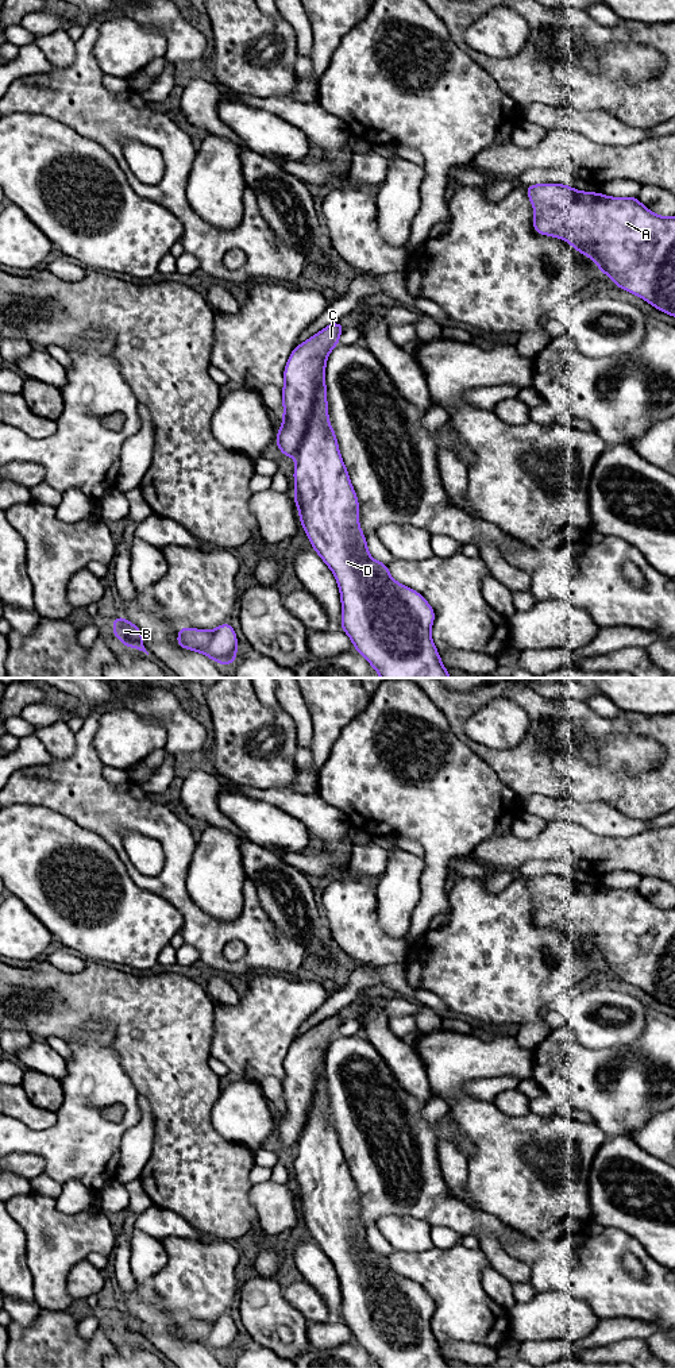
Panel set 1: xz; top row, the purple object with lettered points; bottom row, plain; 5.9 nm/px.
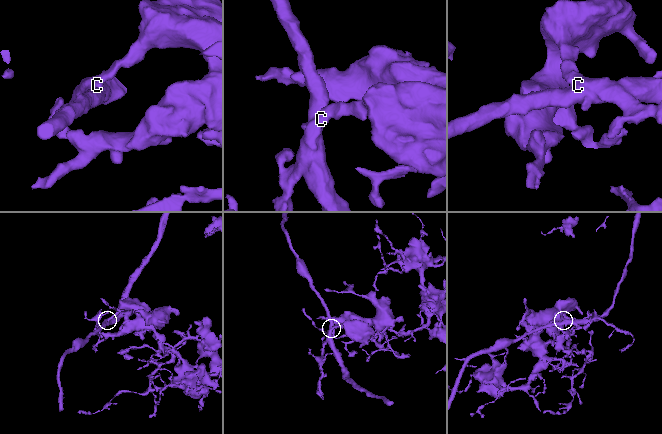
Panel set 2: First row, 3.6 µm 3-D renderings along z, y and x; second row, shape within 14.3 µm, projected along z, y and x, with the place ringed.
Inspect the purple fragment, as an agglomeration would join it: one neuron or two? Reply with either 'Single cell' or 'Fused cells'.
Single cell

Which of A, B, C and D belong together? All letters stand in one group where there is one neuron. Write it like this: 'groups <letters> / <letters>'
groups A B C D

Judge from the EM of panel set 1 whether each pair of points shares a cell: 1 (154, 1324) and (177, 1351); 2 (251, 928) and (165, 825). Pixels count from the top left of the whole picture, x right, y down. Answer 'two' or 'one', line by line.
1: one
2: one

